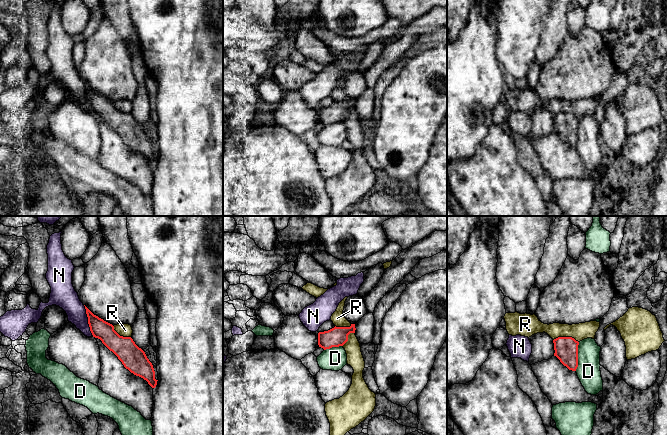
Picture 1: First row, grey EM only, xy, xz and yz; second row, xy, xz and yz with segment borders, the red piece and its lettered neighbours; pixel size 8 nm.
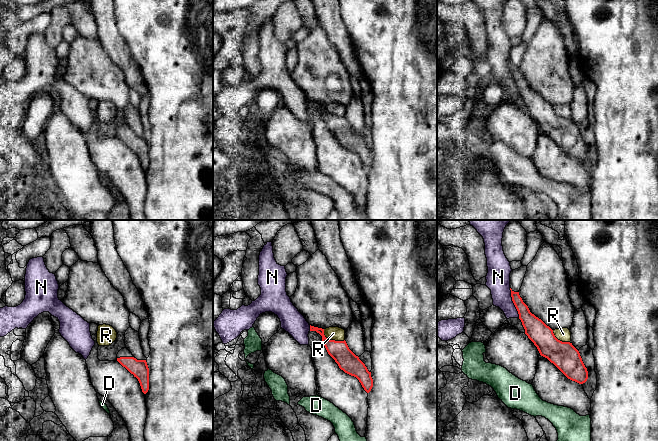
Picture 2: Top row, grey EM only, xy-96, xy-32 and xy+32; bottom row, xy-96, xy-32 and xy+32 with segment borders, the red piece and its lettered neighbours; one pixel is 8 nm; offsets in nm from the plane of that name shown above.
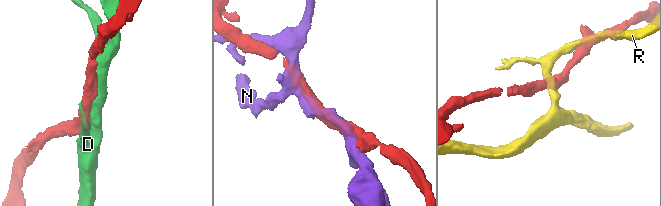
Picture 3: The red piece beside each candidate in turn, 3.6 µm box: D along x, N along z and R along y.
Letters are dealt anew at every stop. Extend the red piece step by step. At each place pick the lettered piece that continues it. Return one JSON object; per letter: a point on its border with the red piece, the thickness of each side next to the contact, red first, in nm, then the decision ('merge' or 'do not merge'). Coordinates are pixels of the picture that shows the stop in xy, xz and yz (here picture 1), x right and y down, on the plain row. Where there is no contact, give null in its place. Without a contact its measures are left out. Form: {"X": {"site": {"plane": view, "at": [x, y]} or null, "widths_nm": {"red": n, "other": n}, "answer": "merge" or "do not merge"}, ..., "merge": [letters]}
{"D": {"site": {"plane": "yz", "at": [577, 132]}, "widths_nm": {"red": 190, "other": 190}, "answer": "do not merge"}, "N": {"site": {"plane": "xy", "at": [88, 96]}, "widths_nm": {"red": 150, "other": 180}, "answer": "do not merge"}, "R": {"site": {"plane": "yz", "at": [566, 113]}, "widths_nm": {"red": 190, "other": 140}, "answer": "do not merge"}, "merge": []}

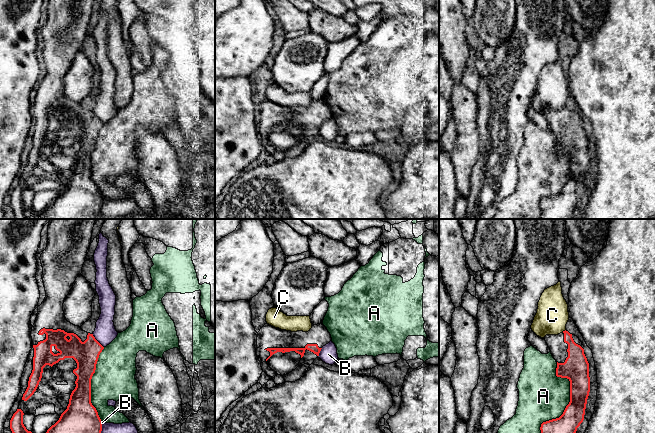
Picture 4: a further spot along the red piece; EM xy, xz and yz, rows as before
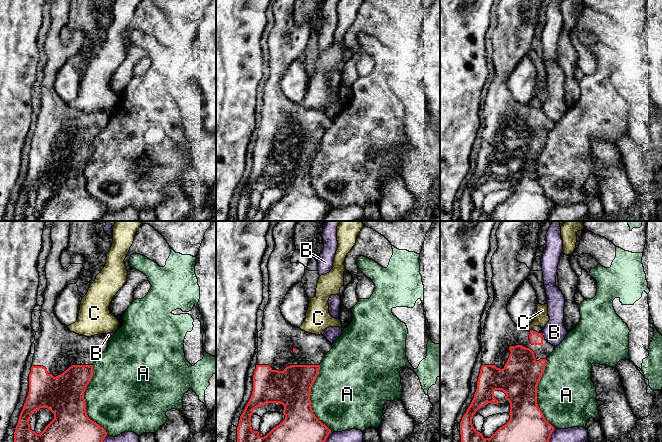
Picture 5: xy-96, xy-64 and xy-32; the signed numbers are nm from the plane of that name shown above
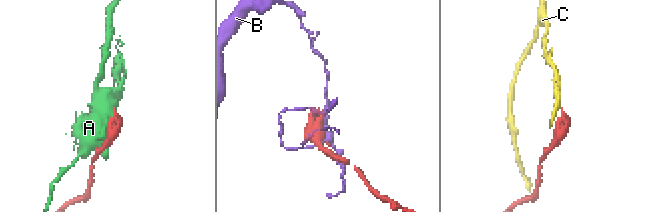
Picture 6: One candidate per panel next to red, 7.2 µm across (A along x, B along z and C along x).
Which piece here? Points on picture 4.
{"A": {"site": {"plane": "yz", "at": [568, 180]}, "widths_nm": {"red": 240, "other": 400}, "answer": "do not merge"}, "B": {"site": {"plane": "xy", "at": [97, 117]}, "widths_nm": {"red": 200, "other": 170}, "answer": "do not merge"}, "C": {"site": {"plane": "yz", "at": [563, 107]}, "widths_nm": {"red": 150, "other": 260}, "answer": "do not merge"}, "merge": []}

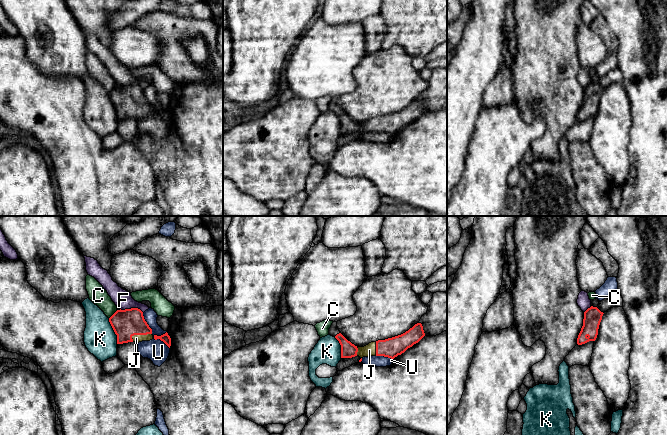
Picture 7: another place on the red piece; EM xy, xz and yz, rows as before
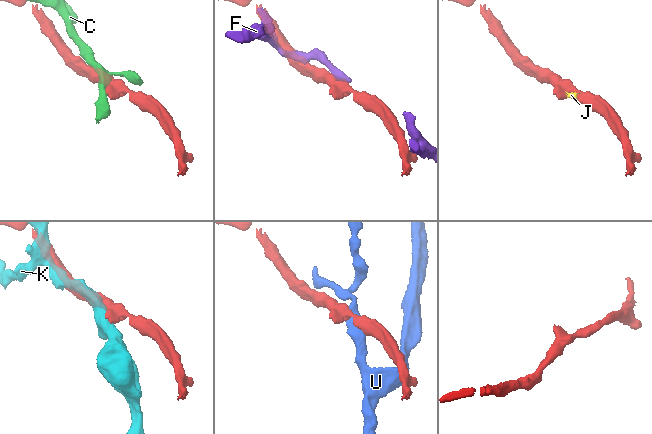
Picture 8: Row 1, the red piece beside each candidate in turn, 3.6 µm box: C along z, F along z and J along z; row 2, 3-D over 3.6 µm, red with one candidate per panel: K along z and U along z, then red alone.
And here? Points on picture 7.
{"C": {"site": {"plane": "xy", "at": [113, 90]}, "widths_nm": {"red": 220, "other": 150}, "answer": "do not merge"}, "F": {"site": {"plane": "xy", "at": [132, 84]}, "widths_nm": {"red": 220, "other": 150}, "answer": "do not merge"}, "J": {"site": {"plane": "xy", "at": [141, 110]}, "widths_nm": {"red": 220, "other": 60}, "answer": "merge"}, "K": {"site": {"plane": "xy", "at": [114, 107]}, "widths_nm": {"red": 220, "other": 260}, "answer": "do not merge"}, "U": {"site": {"plane": "xy", "at": [160, 115]}, "widths_nm": {"red": 70, "other": 180}, "answer": "do not merge"}, "merge": ["J"]}

